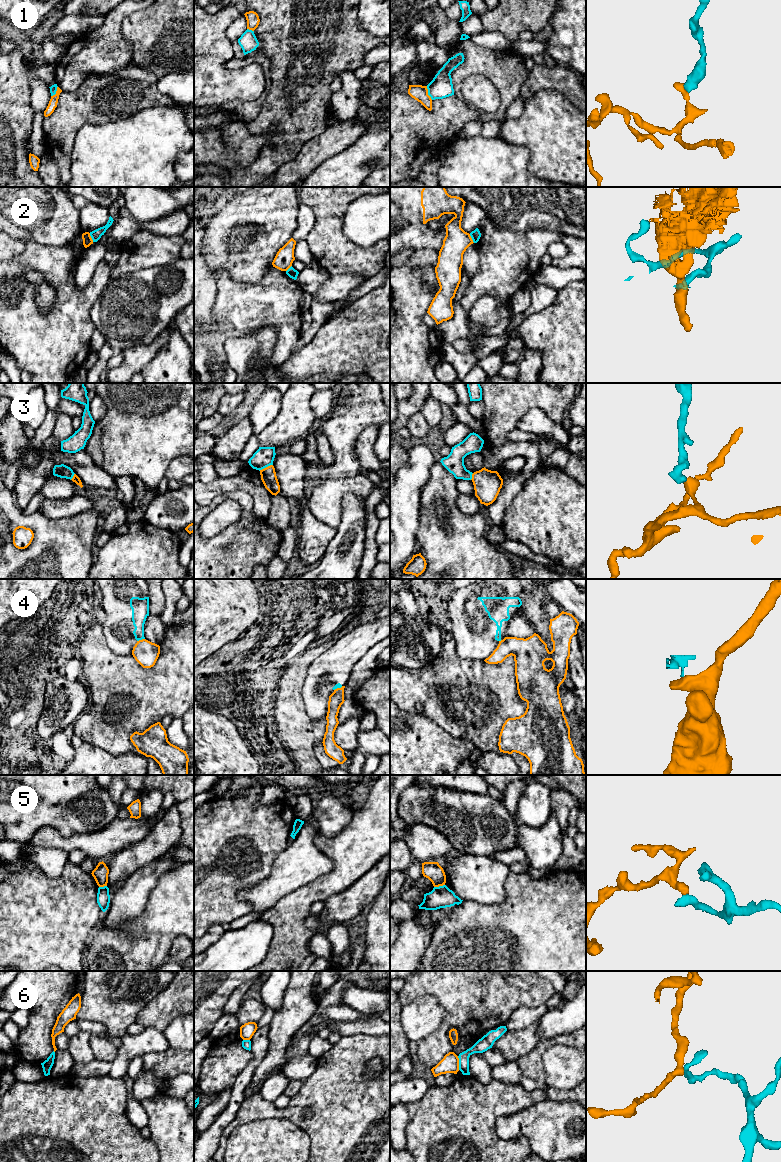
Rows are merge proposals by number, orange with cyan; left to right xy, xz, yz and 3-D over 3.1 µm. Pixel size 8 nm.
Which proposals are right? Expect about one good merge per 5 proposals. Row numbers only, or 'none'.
none

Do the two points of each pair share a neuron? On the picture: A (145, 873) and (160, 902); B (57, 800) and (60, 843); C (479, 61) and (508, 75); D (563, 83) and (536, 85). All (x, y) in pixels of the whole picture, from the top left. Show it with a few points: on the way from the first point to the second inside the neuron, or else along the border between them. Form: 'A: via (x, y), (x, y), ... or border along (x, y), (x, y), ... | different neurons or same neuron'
A: border along (168, 871), (158, 879), (143, 910) | different neurons
B: border along (35, 832), (51, 826), (64, 836), (82, 834) | different neurons
C: via (486, 62), (501, 68) | same neuron
D: via (556, 83), (543, 83) | same neuron

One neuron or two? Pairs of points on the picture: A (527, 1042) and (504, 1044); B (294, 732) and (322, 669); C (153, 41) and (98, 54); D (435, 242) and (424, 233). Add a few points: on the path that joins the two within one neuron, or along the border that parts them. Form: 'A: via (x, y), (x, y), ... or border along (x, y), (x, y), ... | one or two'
A: via (521, 1042), (510, 1044) | one
B: border along (303, 683), (307, 715), (325, 719) | two
C: border along (121, 25), (121, 35), (131, 44), (132, 62) | two
D: via (432, 239), (427, 236) | one

